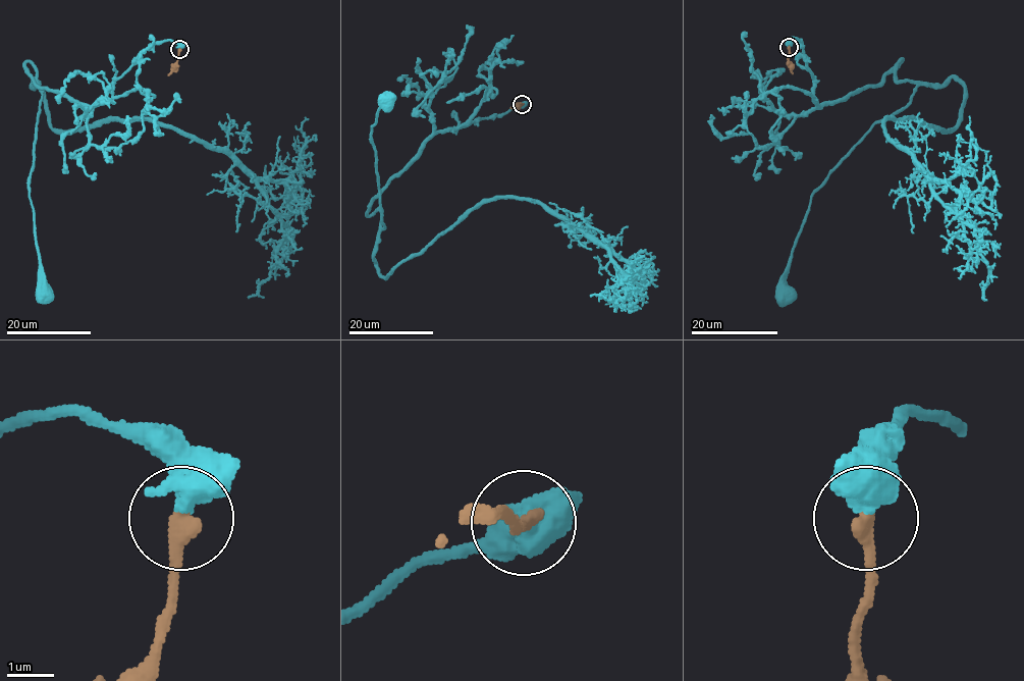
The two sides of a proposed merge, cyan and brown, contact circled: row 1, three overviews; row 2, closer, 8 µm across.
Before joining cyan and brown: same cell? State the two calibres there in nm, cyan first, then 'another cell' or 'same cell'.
calibres 650 and 340 nm; same cell

